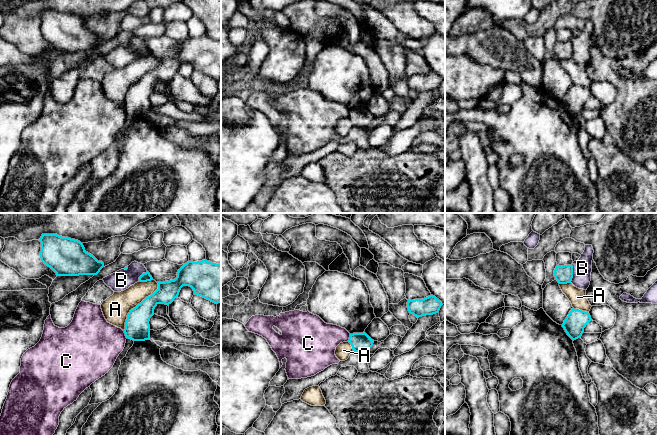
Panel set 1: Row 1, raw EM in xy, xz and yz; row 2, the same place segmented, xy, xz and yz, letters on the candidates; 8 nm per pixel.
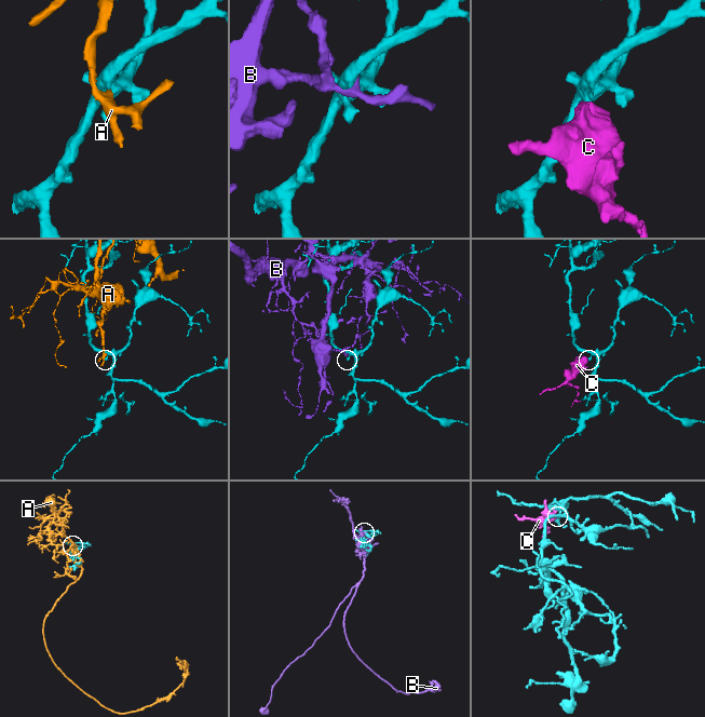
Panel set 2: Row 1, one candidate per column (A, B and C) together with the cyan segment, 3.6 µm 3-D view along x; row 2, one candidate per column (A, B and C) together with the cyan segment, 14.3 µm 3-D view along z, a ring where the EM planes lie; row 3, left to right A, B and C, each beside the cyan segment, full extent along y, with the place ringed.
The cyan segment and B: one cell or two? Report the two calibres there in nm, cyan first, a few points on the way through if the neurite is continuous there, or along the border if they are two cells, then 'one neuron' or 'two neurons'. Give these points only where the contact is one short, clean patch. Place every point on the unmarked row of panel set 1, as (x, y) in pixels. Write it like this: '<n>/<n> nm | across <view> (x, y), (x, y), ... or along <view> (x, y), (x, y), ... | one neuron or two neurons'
140/160 nm | along yz (572, 40), (572, 56), (570, 58) | two neurons

